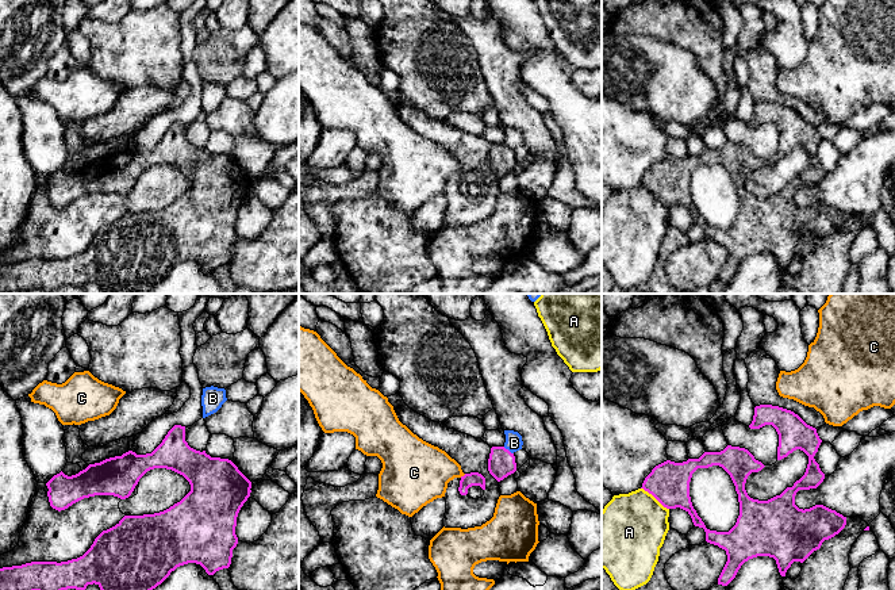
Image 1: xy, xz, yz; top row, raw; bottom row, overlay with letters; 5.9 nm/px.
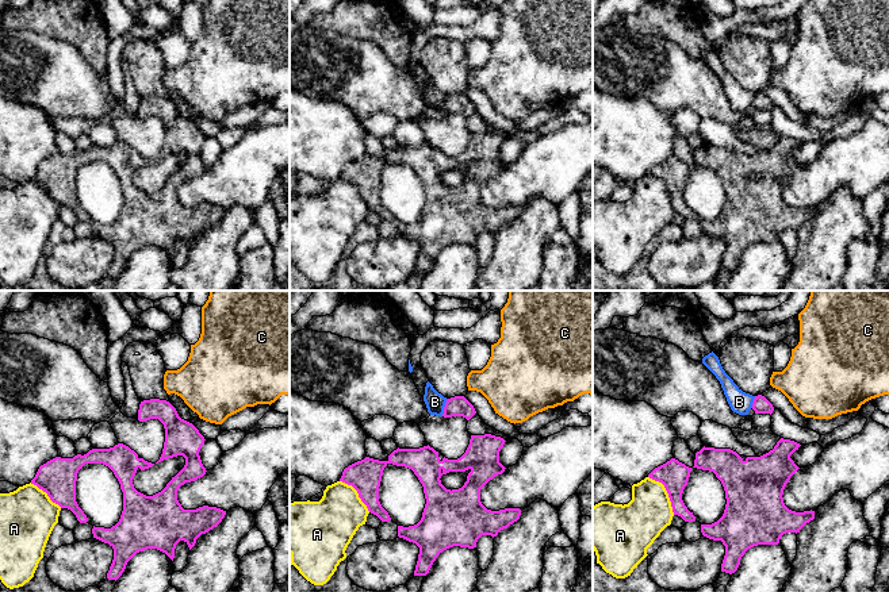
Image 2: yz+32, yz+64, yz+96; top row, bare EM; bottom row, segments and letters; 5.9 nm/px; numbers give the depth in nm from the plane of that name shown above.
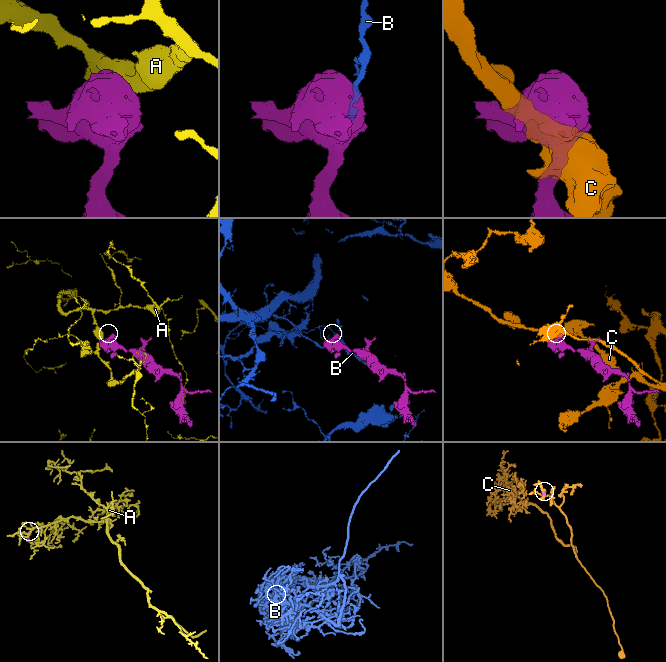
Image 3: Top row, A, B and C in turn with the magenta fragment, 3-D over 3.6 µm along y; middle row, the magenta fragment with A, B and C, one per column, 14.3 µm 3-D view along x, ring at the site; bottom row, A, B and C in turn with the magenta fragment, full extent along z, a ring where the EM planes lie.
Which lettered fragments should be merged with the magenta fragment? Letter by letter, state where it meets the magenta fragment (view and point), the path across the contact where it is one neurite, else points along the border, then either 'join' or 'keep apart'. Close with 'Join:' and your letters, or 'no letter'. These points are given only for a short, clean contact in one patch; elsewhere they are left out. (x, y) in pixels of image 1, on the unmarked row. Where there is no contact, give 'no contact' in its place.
A: yz (655, 194) | keep apart
B: xz (507, 146) | along xz (503, 144), (513, 150) | keep apart
C: xz (464, 172) | keep apart
Join: no letter

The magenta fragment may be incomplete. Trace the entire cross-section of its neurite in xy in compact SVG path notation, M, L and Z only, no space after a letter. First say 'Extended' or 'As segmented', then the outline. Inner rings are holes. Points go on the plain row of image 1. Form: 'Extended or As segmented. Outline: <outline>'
As segmented. Outline: M174 122L162 139L146 152L137 152L132 148L105 156L100 160L89 161L76 172L68 173L62 168L54 172L47 180L47 194L50 203L58 208L68 206L73 200L95 194L114 192L126 196L131 192L139 176L150 166L166 165L183 172L191 181L191 188L169 206L143 212L124 212L115 223L103 227L93 238L91 245L80 254L68 258L31 258L22 263L0 265L0 294L12 294L16 291L28 292L39 288L45 294L51 294L62 287L76 286L84 288L88 281L97 281L103 291L112 290L118 294L131 294L134 291L146 291L161 281L177 264L196 260L200 261L208 272L228 265L231 261L233 246L238 241L235 231L237 214L251 189L251 179L228 156L211 154L205 148L200 149L185 138L185 123Z

